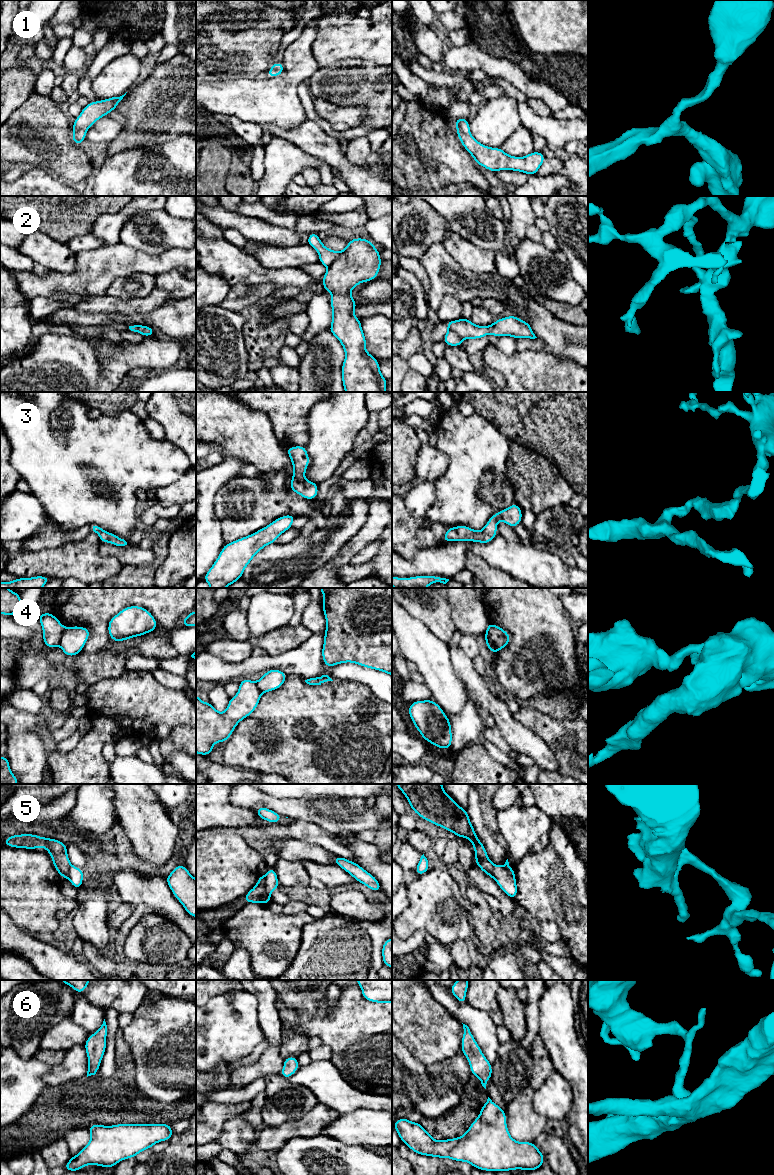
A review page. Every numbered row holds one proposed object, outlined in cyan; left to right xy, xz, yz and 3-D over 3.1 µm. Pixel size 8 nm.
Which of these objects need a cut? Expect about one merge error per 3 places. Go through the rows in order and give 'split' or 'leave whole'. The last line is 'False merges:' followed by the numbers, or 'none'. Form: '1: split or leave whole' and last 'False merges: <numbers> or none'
1: leave whole
2: leave whole
3: leave whole
4: split
5: split
6: leave whole
False merges: 4, 5

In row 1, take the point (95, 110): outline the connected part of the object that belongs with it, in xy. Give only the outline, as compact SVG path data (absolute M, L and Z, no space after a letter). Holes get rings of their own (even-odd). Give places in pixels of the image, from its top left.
M126 93L120 97L112 97L101 101L89 102L89 104L82 109L81 114L75 119L72 125L72 128L74 129L72 134L73 143L81 145L81 143L86 139L87 130L97 120L106 116L111 111L116 110L117 105Z

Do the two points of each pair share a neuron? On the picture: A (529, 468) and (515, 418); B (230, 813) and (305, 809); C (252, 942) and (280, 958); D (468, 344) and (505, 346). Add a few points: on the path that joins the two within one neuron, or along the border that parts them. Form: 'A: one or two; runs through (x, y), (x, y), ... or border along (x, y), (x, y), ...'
A: two; border along (510, 440), (528, 446), (544, 456)
B: two; border along (232, 802), (238, 806), (246, 806), (254, 810)
C: one; runs through (259, 942), (264, 942), (273, 951)
D: one; runs through (477, 344), (487, 339), (496, 341)

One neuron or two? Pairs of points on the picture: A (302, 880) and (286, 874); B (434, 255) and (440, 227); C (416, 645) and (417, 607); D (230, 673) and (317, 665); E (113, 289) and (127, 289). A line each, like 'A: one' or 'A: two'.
A: one
B: two
C: two
D: one
E: one

